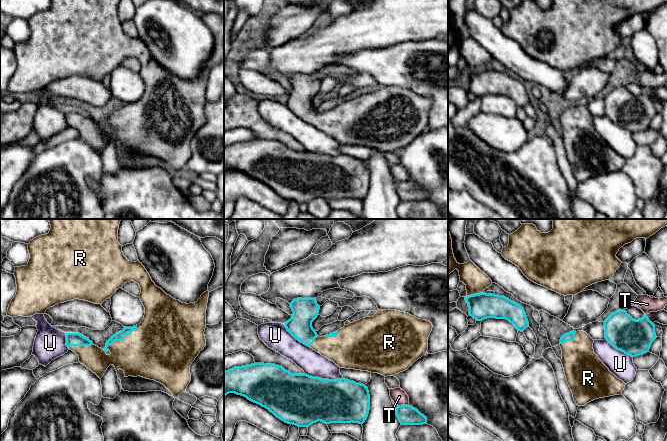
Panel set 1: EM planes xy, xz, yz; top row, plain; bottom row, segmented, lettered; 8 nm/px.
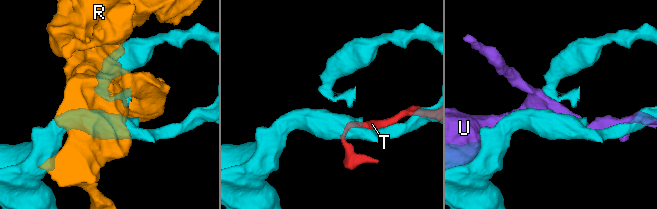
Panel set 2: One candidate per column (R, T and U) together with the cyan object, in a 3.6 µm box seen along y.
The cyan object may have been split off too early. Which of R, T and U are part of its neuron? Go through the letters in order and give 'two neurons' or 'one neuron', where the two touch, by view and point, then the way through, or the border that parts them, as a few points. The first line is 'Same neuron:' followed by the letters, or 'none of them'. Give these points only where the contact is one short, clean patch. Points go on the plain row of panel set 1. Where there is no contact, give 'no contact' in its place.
Same neuron: R
R: one neuron; contact xy (123, 115)
T: two neurons; contact xz (402, 181)
U: two neurons; contact xz (324, 155)

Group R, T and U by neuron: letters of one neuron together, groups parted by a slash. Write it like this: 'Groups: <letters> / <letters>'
Groups: R / T / U

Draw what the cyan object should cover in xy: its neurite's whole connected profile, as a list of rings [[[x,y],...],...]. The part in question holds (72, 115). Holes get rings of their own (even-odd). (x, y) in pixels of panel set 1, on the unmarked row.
[[[50,0],[48,10],[41,11],[30,17],[28,27],[29,38],[26,42],[15,43],[17,68],[9,80],[7,92],[30,93],[35,90],[44,90],[47,85],[59,79],[74,75],[88,77],[94,80],[102,80],[110,74],[117,65],[134,57],[141,64],[140,76],[145,84],[144,95],[133,103],[125,103],[122,107],[113,111],[104,125],[94,121],[92,117],[79,109],[66,109],[66,122],[79,132],[79,138],[95,149],[100,155],[107,144],[113,141],[117,146],[121,145],[125,153],[143,153],[163,160],[173,171],[178,174],[186,167],[191,157],[190,142],[201,126],[206,122],[206,85],[209,67],[204,68],[195,79],[182,79],[167,71],[152,57],[149,49],[139,37],[129,37],[122,28],[122,22],[118,18],[119,0]]]

